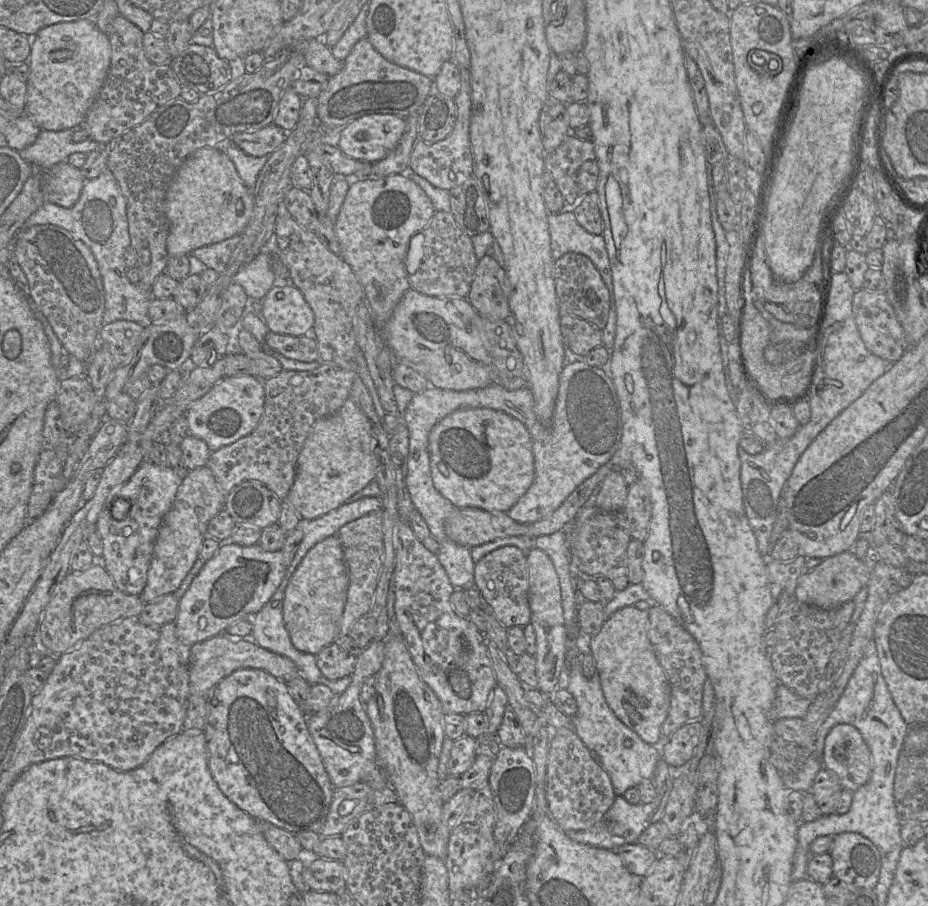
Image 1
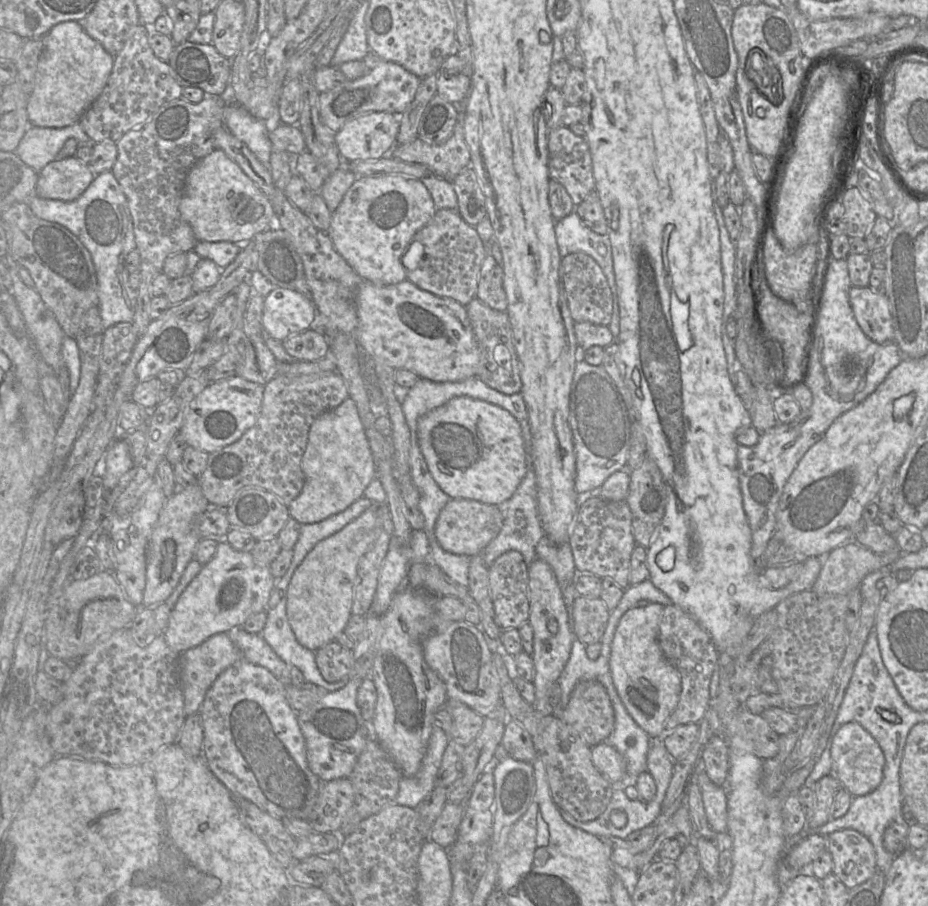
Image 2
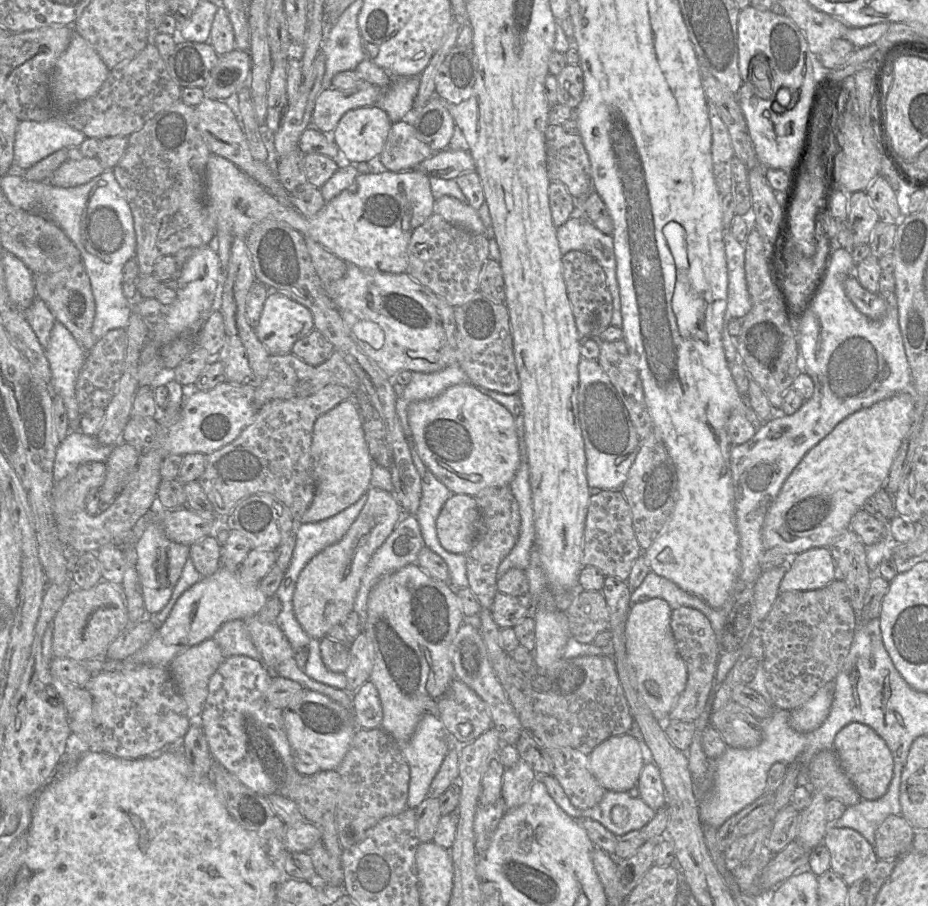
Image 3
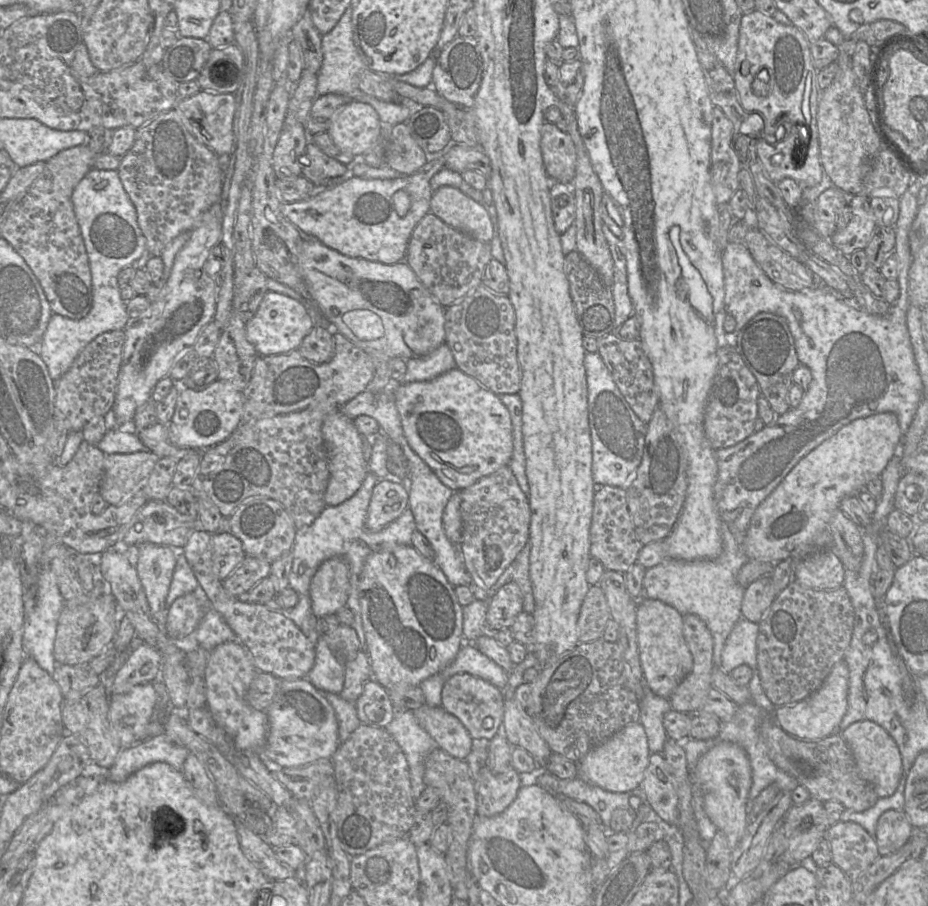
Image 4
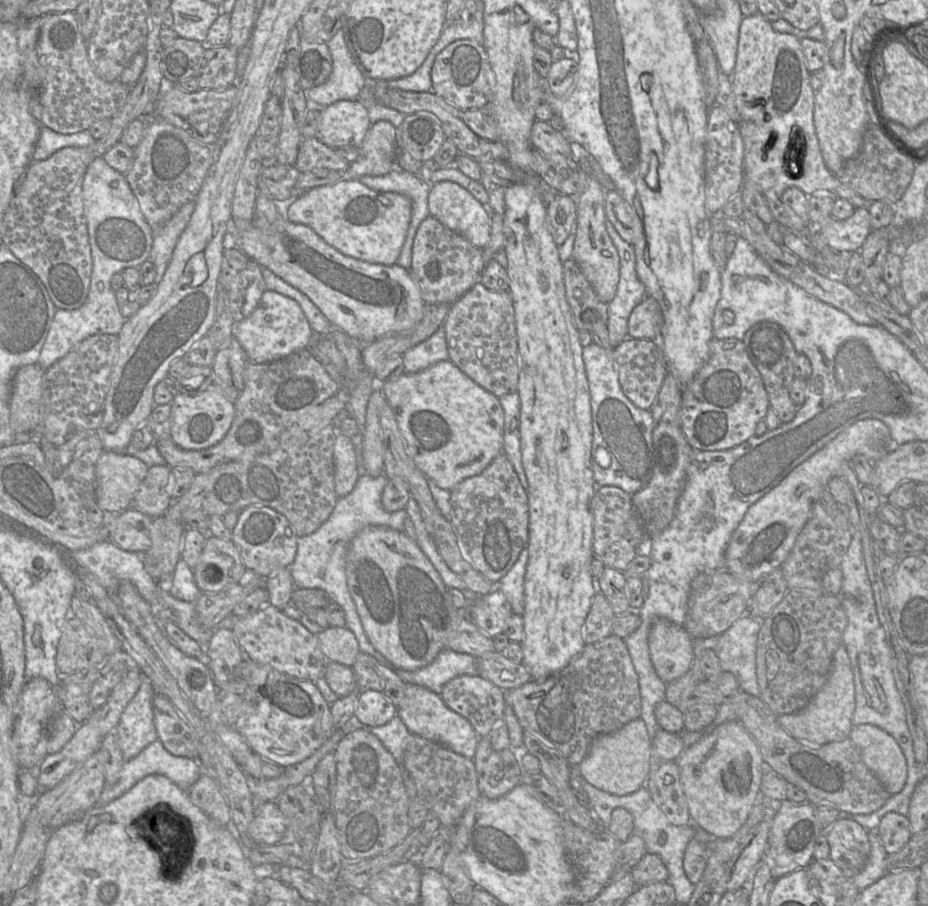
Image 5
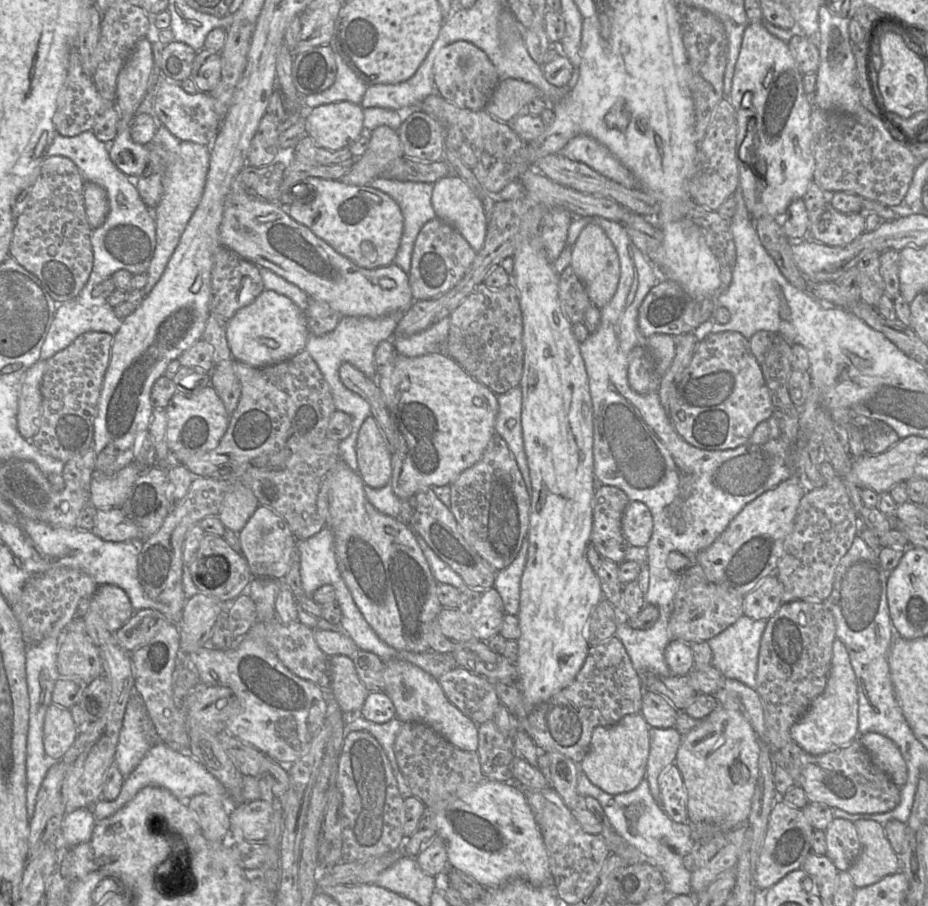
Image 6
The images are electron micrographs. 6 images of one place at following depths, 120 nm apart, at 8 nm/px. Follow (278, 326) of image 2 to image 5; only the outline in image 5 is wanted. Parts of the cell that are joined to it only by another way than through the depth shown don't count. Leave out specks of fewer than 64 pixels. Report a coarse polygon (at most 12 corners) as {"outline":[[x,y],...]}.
{"outline":[[266,290],[233,337],[249,362],[306,349],[301,306]]}

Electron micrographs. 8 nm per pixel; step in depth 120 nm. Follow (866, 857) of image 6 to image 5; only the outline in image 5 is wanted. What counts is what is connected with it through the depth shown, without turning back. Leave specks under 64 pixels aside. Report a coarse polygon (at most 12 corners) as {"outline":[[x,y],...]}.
{"outline":[[868,831],[868,861],[852,878],[859,890],[888,872],[888,854],[878,834]]}

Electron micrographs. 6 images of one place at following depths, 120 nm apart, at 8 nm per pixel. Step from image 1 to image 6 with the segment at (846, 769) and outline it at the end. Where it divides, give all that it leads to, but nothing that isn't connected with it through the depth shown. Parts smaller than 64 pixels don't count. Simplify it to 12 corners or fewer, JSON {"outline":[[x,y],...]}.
{"outline":[[888,737],[857,738],[872,762],[901,788],[907,765]]}

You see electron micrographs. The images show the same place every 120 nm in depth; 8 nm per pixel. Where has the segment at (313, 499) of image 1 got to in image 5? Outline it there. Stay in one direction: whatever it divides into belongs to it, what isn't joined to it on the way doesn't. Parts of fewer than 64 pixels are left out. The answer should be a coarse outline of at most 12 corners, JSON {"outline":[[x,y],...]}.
{"outline":[[337,433],[334,486],[349,494],[358,478],[351,438]]}

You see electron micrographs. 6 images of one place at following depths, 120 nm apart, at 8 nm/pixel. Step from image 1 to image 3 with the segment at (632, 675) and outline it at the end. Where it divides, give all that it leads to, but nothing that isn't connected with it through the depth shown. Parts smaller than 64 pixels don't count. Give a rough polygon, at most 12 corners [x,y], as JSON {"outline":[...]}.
{"outline":[[661,598],[631,605],[626,653],[638,692],[665,722],[687,667]]}

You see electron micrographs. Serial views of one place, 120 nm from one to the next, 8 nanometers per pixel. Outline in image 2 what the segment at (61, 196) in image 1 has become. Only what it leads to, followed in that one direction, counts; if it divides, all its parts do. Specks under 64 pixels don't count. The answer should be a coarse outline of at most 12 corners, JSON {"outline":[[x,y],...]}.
{"outline":[[75,155],[47,164],[34,194],[71,202],[95,175]]}

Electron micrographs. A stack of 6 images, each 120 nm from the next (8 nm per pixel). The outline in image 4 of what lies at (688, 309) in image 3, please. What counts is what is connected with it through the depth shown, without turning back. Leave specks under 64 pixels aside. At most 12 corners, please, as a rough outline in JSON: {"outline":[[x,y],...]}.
{"outline":[[677,253],[690,305],[714,325],[713,298],[701,274],[684,253]]}

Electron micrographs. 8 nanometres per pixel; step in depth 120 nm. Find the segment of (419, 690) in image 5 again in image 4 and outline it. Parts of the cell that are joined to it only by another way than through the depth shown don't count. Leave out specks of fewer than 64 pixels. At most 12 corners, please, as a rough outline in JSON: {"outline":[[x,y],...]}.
{"outline":[[442,706],[413,710],[419,725],[449,755],[465,760],[473,739]]}

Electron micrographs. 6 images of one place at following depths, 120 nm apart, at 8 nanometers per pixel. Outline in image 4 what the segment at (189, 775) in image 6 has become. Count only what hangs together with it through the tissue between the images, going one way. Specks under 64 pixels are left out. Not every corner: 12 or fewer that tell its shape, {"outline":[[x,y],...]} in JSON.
{"outline":[[161,734],[122,749],[106,778],[123,782],[154,762],[182,771],[188,749]]}

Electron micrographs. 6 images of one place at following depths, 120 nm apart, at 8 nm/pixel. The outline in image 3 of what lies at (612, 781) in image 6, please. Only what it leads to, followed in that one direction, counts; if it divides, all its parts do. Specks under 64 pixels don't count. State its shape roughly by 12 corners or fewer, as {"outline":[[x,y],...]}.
{"outline":[[630,733],[589,754],[590,771],[609,791],[629,791],[645,765]]}

